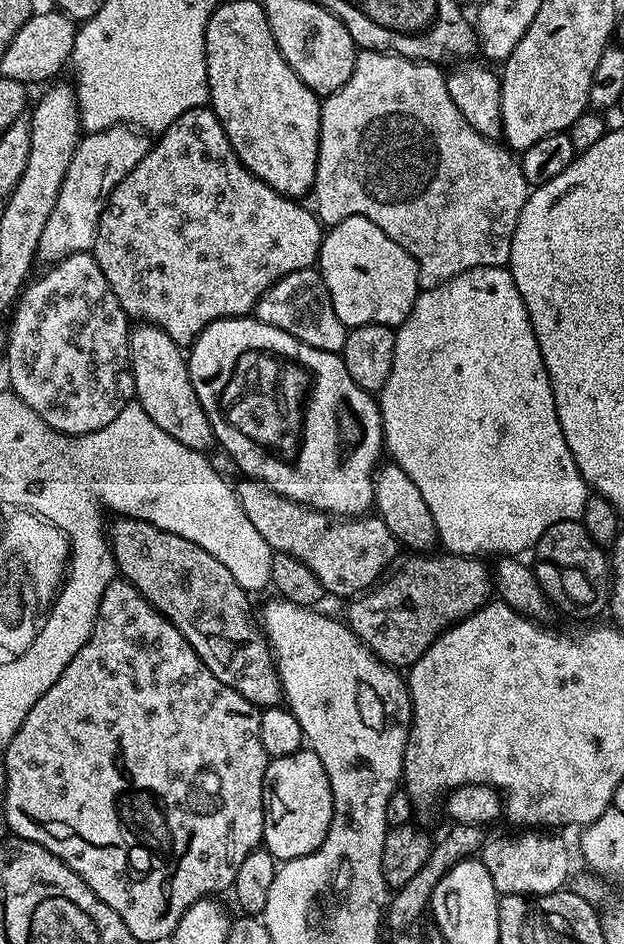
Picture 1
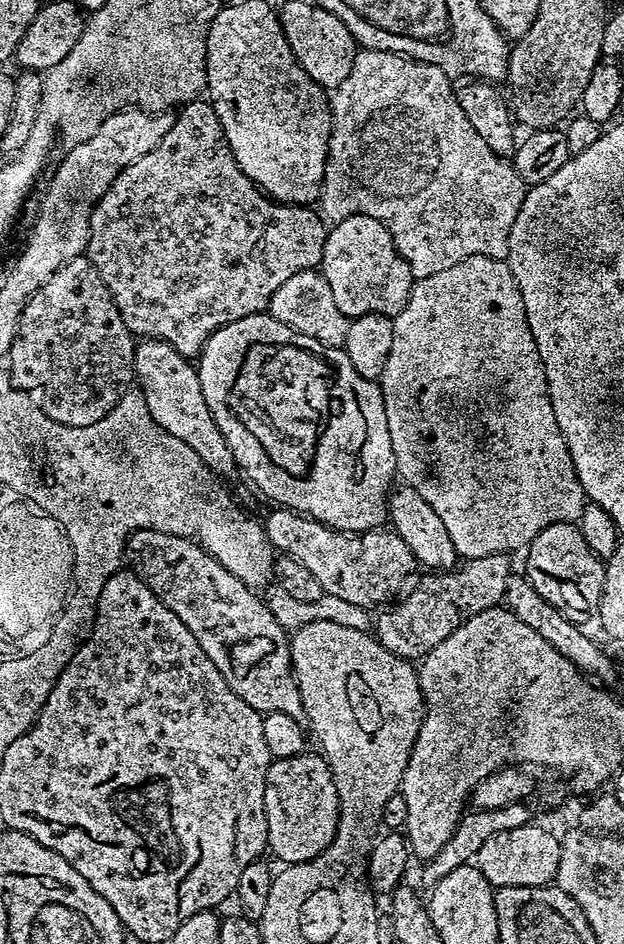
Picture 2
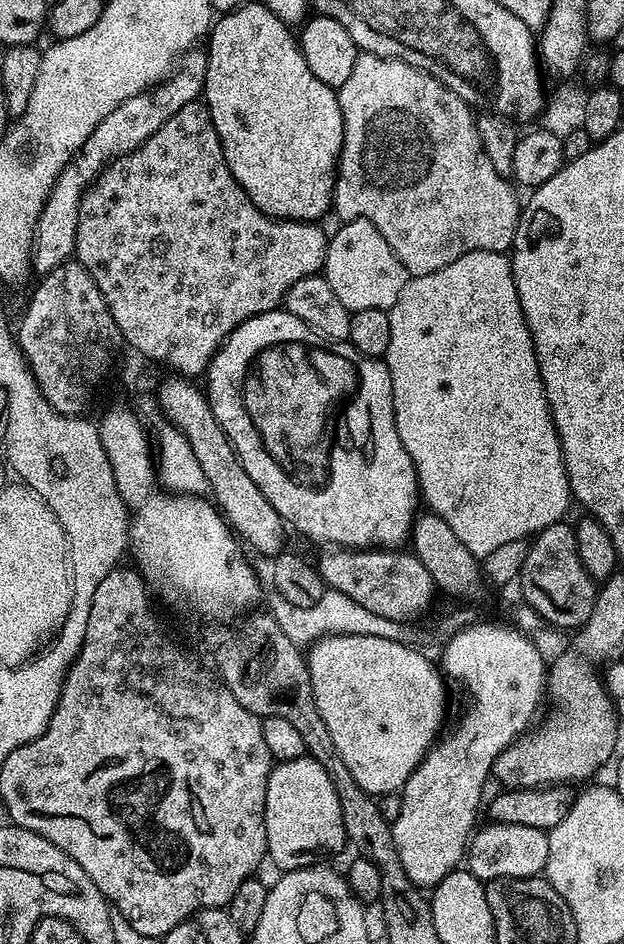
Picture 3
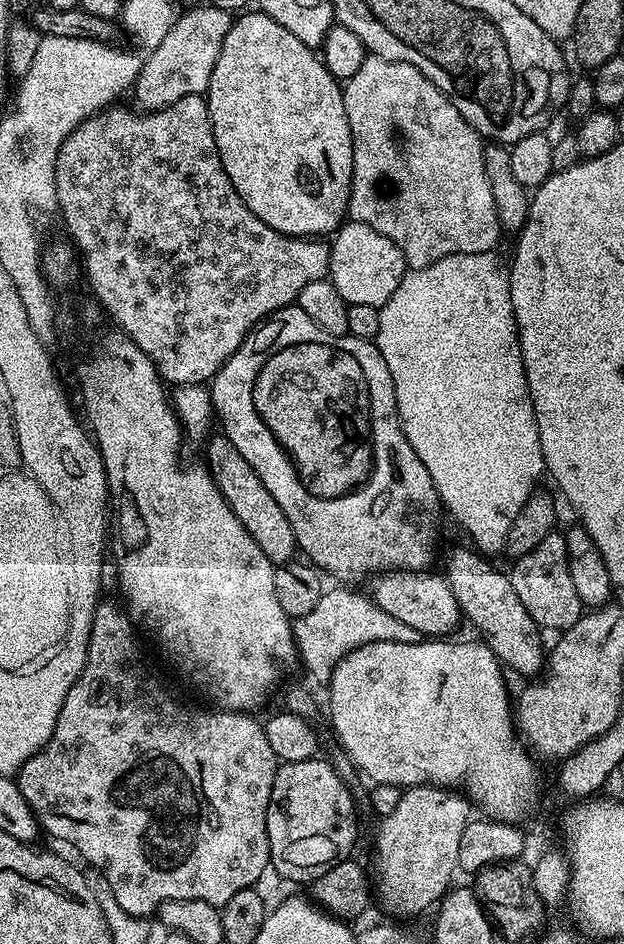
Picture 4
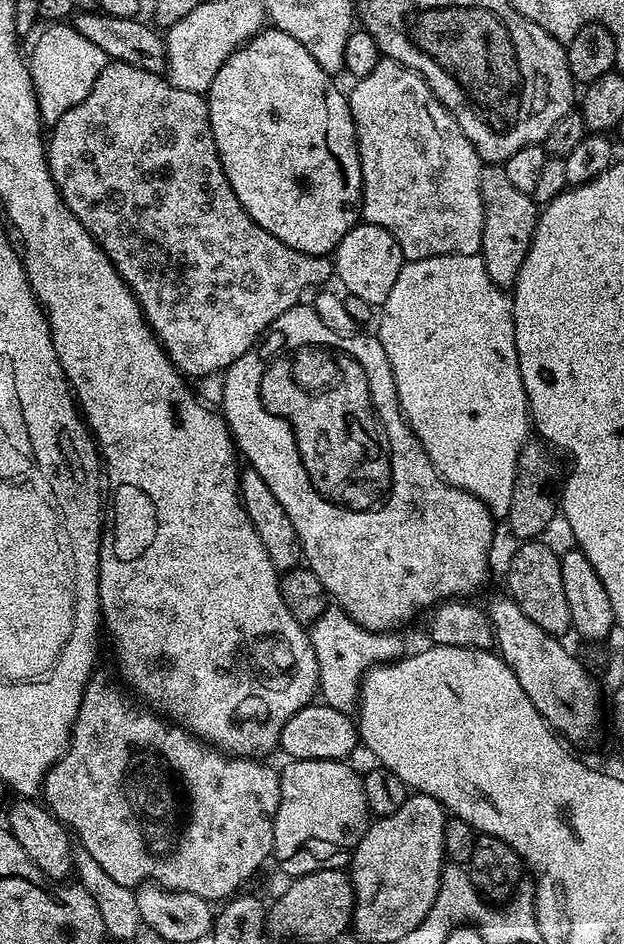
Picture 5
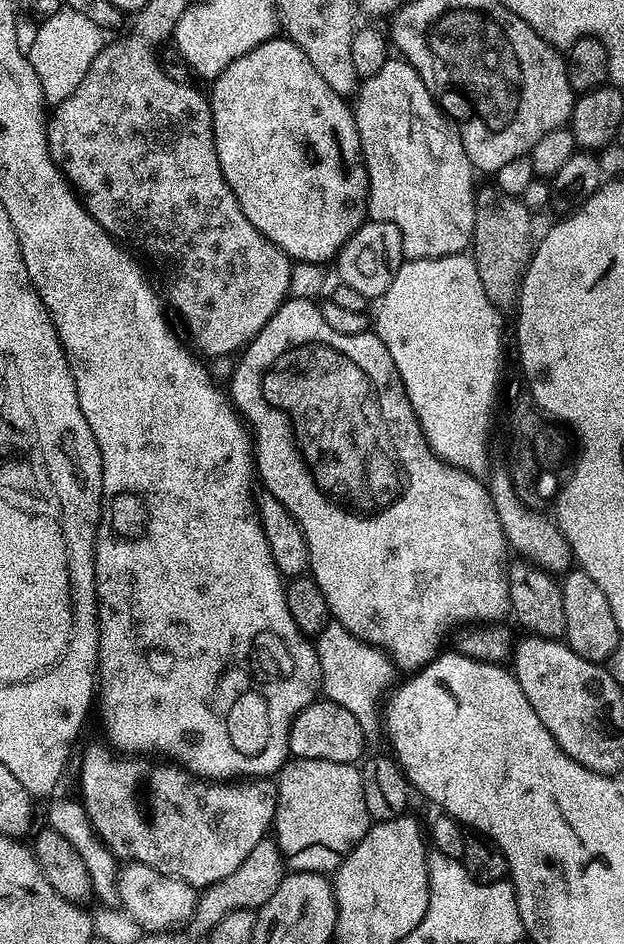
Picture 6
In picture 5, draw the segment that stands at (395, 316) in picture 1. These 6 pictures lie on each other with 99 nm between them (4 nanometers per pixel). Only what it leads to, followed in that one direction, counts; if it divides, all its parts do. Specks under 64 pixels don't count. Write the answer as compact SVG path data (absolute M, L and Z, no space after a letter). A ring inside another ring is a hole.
M367 222L357 223L342 238L334 253L334 276L344 283L343 291L350 296L362 298L373 306L382 306L390 294L394 282L398 282L400 267L405 264L404 255L398 242L382 226Z

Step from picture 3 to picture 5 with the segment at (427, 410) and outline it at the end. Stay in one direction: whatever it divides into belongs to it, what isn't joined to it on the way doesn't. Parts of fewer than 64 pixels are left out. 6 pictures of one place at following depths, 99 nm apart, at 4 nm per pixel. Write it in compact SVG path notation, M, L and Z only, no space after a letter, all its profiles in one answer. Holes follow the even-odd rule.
M440 255L431 256L425 260L409 260L400 267L398 282L394 282L386 302L379 309L380 332L378 339L382 350L386 350L386 358L390 362L390 370L394 374L394 386L398 394L400 409L404 412L404 419L412 427L412 433L418 438L422 450L430 458L437 474L447 484L461 488L464 492L474 494L491 510L493 517L507 517L510 510L510 494L514 494L514 478L516 477L516 463L520 457L522 446L530 439L530 413L528 411L528 395L522 382L522 374L518 366L518 350L514 338L514 318L512 317L512 301L505 289L499 288L486 274L484 257L474 255Z

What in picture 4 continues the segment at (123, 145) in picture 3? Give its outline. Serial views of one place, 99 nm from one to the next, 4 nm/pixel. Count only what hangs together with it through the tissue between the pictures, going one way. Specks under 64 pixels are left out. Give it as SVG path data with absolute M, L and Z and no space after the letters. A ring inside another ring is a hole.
M211 6L192 8L185 16L183 13L166 38L162 38L162 42L158 42L158 46L147 53L148 60L146 56L141 63L134 85L136 100L140 103L137 105L149 112L156 112L168 104L178 102L178 98L207 93L214 62L218 62L222 42L233 19L233 13Z

